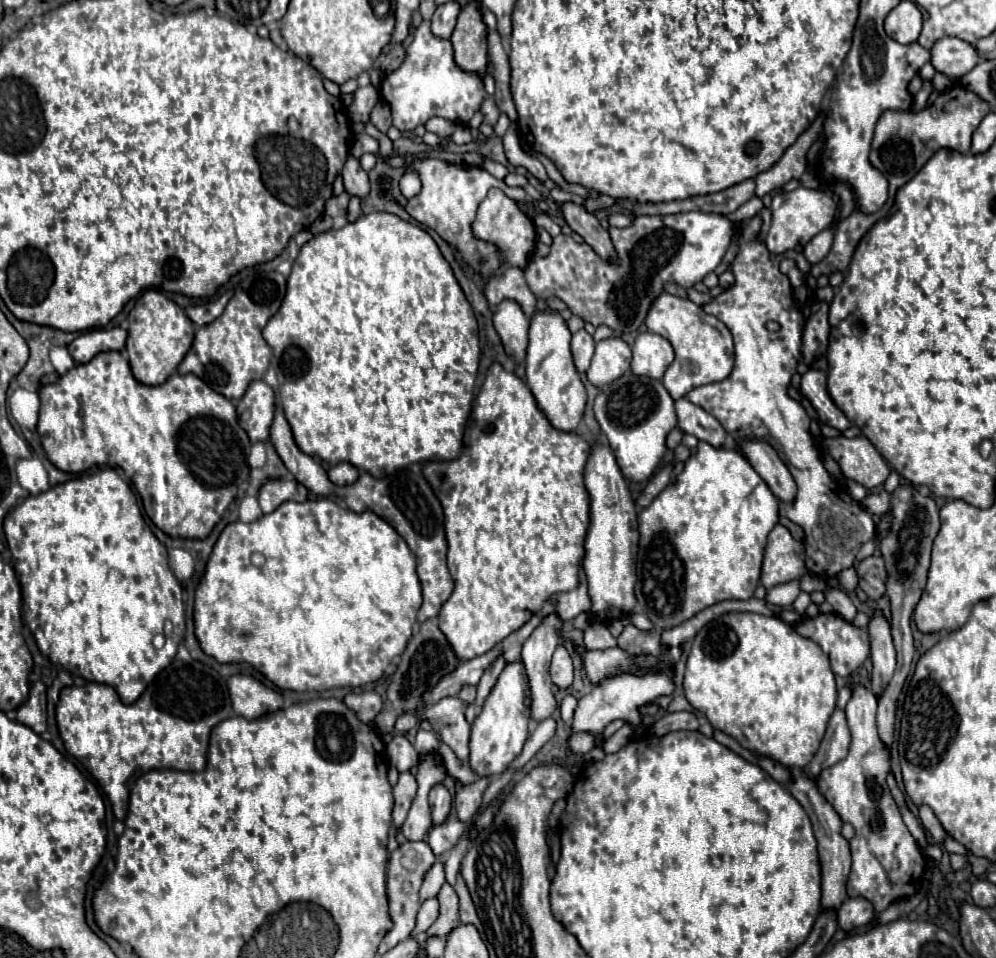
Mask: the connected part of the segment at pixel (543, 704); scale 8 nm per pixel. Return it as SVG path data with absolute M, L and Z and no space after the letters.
M549 613L541 619L541 625L531 633L531 637L525 641L523 645L523 651L521 651L521 661L527 669L527 675L529 675L529 685L531 685L531 717L537 719L537 721L543 721L547 717L551 717L551 713L555 711L557 703L555 703L555 697L553 697L553 681L549 677L549 661L553 657L553 651L555 647L561 643L561 627L563 627L563 621L559 615L555 613Z

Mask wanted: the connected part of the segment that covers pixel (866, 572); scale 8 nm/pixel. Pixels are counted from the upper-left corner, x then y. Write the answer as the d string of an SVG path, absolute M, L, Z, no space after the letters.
M871 555L861 561L859 569L859 587L867 593L869 599L881 599L887 589L887 571L885 561L879 555Z

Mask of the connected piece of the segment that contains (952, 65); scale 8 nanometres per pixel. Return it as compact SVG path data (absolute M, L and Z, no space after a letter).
M943 37L931 47L931 63L947 77L961 79L979 63L979 55L975 45L967 41L959 37Z

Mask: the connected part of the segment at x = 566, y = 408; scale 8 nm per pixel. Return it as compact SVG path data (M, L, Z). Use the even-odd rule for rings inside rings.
M535 311L529 327L529 345L527 345L527 385L537 399L541 411L553 423L553 427L561 431L575 431L585 409L587 393L585 385L575 369L571 349L569 349L571 333L565 319L559 313Z

